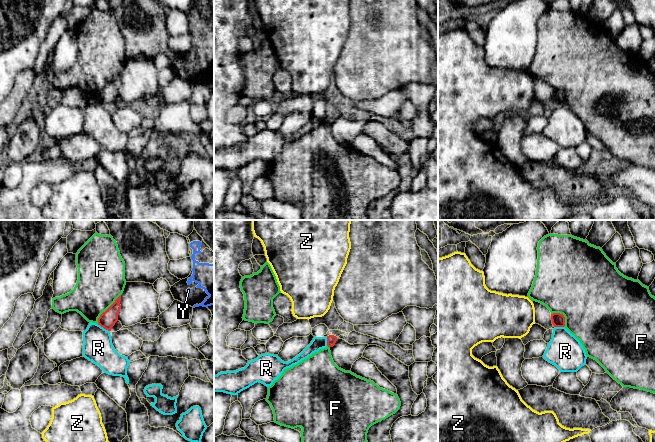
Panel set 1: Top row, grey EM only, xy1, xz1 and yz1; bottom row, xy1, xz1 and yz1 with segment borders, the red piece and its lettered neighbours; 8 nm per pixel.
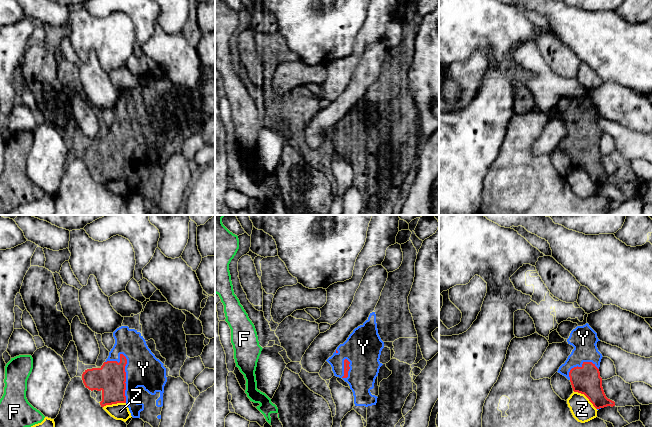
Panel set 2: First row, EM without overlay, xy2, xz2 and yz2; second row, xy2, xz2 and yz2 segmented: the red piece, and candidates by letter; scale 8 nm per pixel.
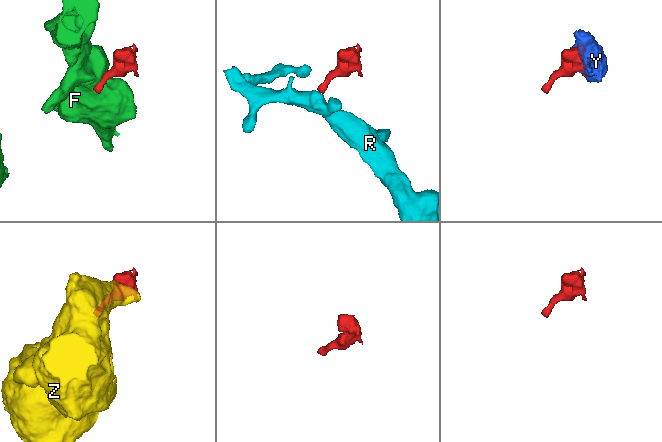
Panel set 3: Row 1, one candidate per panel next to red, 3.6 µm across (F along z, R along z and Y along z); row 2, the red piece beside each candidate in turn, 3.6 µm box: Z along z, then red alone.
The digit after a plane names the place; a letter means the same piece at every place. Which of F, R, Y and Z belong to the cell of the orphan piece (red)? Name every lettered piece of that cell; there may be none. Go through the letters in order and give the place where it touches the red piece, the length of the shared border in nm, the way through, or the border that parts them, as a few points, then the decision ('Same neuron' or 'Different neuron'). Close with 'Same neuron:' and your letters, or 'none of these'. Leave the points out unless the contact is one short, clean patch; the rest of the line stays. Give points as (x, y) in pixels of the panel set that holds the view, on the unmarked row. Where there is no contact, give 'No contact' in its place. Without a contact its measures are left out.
F: Touches red at xy1 (107, 85). Shared border 300 nm. Boundary: xy1 (120, 70), (100, 91), (97, 99). Different neuron
R: Touches red at xy1 (103, 103). Shared border 120 nm. Boundary: xy1 (97, 100), (109, 107). Different neuron
Y: Touches red at xy2 (125, 153). Shared border 400 nm. Same neuron
Z: Touches red at yz2 (586, 172). Shared border 240 nm. Boundary: yz2 (573, 166), (582, 169), (596, 185). Different neuron
Same neuron: Y

